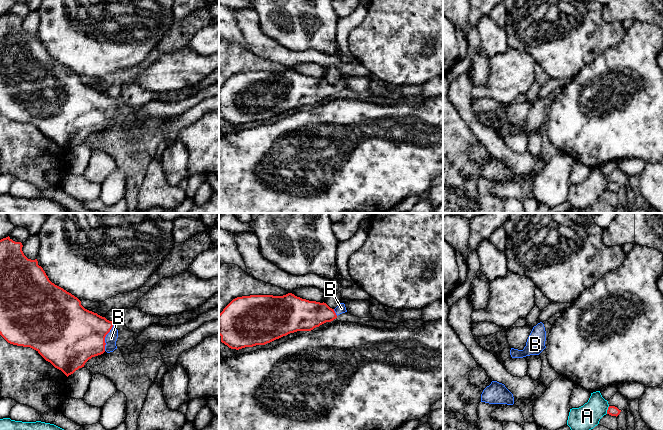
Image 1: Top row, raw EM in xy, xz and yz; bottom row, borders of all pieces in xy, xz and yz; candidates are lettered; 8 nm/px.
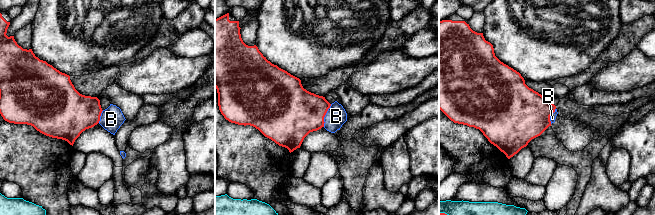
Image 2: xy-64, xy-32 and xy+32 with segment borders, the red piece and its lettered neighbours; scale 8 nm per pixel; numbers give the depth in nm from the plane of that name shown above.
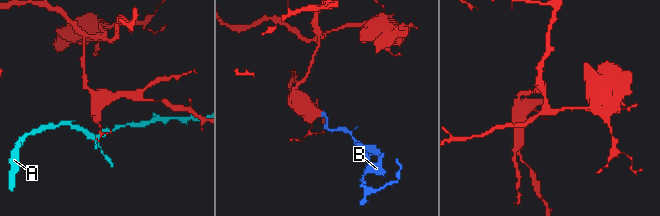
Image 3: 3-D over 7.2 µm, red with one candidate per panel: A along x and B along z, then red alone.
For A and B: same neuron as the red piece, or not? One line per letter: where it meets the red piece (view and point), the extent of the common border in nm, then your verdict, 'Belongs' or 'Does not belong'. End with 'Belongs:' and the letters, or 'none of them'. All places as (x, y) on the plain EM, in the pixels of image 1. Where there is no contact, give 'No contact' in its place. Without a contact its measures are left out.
A: Touches red at yz (607, 186). Shared border 70 nm. Does not belong
B: Touches red at xy (104, 114). Shared border 220 nm. Belongs
Belongs: B

